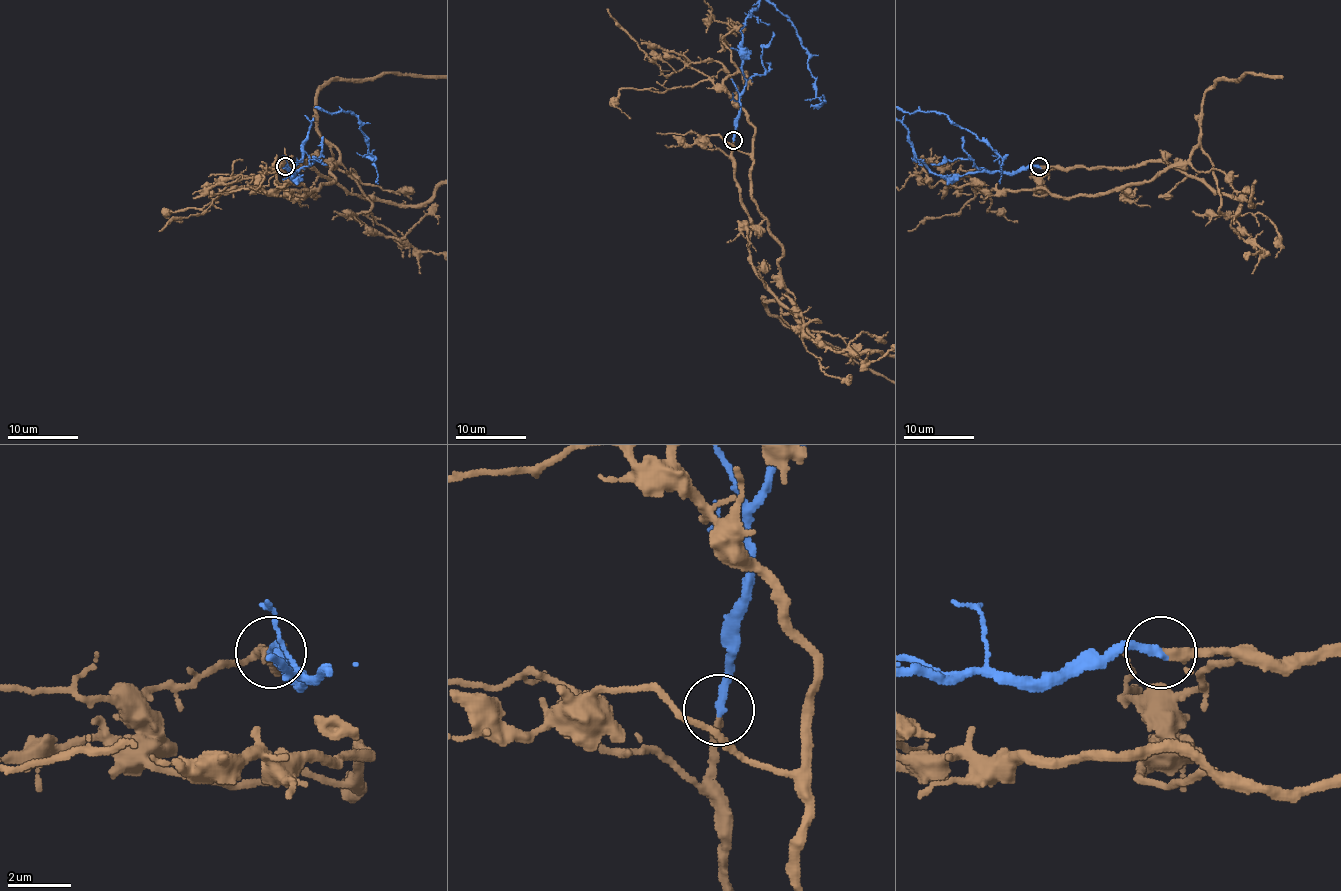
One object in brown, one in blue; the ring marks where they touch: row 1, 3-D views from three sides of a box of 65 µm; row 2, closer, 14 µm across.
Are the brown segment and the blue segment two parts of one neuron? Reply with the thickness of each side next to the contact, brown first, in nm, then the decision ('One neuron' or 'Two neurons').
Thickness 280 nm (brown) against 260 nm. One neuron

